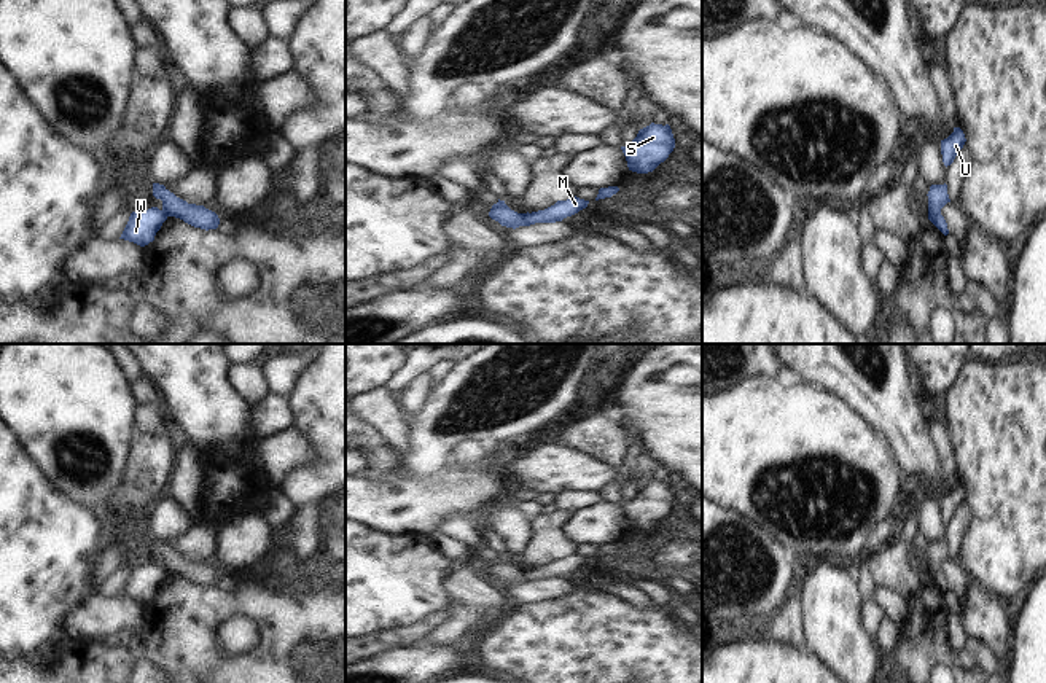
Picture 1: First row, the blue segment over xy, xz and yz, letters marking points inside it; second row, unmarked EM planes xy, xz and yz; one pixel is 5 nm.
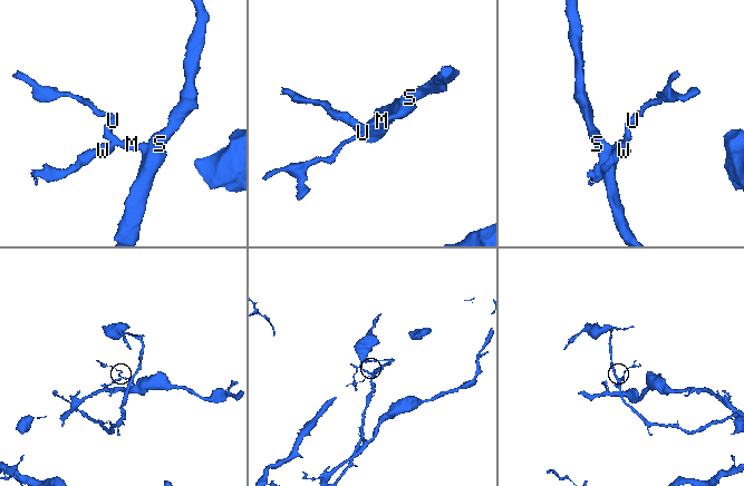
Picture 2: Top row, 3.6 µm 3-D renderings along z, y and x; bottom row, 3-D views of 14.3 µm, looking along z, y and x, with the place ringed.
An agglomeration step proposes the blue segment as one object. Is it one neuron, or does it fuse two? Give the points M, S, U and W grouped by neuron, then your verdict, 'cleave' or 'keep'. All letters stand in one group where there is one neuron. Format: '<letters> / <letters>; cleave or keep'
M S U / W; cleave

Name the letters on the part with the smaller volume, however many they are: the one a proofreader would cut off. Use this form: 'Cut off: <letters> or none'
Cut off: W

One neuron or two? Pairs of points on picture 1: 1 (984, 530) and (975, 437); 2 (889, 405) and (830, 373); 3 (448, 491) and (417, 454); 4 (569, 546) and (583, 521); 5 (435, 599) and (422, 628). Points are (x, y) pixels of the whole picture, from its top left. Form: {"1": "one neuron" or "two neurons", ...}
{"1": "one neuron", "2": "one neuron", "3": "two neurons", "4": "two neurons", "5": "two neurons"}

